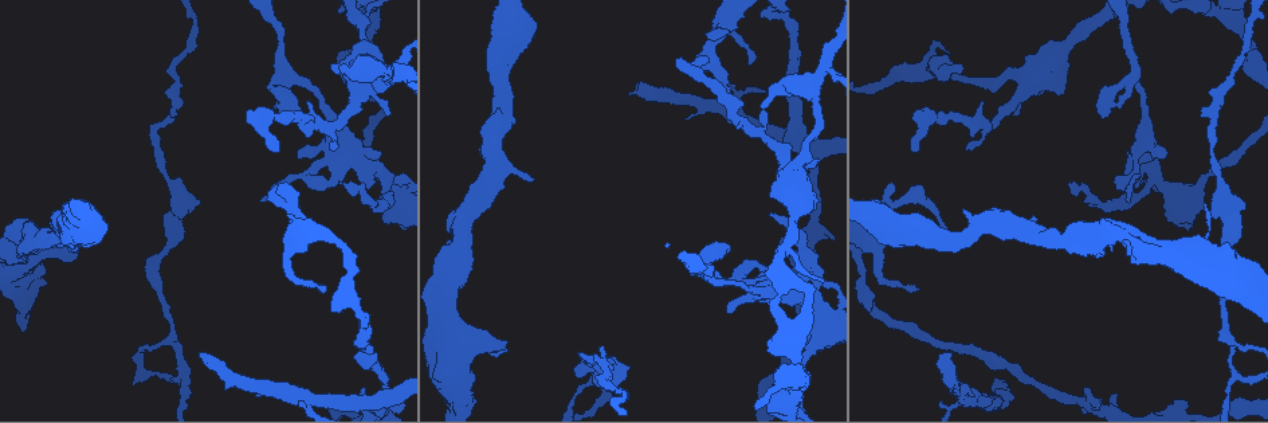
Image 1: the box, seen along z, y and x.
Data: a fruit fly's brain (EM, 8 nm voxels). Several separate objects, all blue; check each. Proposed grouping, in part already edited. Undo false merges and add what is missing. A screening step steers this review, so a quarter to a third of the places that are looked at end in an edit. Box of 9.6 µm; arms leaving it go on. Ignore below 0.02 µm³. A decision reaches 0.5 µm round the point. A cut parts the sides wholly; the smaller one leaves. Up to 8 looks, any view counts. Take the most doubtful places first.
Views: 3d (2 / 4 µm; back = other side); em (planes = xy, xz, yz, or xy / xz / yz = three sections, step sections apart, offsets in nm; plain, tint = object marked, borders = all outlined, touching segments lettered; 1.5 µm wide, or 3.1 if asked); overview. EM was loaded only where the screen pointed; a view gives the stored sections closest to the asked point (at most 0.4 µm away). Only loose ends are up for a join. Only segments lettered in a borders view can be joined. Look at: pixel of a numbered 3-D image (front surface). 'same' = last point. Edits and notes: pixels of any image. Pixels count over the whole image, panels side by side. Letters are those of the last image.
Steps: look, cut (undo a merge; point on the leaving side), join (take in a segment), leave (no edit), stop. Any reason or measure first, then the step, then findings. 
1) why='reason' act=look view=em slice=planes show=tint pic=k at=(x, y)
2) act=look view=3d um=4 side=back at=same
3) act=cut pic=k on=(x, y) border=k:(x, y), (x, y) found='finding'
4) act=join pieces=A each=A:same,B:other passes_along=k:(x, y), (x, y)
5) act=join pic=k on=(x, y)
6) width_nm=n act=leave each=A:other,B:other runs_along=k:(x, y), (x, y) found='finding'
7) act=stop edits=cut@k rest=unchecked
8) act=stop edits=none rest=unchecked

why='an open end' act=look view=em slice=yz step=4 show=borders pic=1 at=(950, 354)

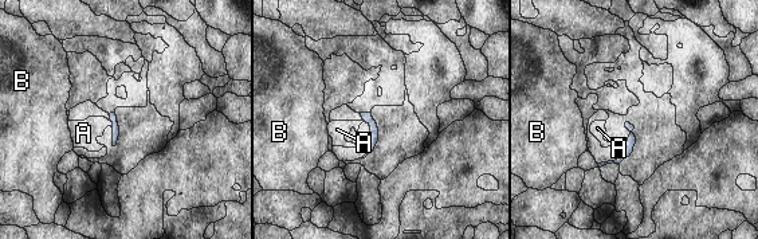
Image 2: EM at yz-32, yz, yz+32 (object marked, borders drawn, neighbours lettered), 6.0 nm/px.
longest_contact=A:50nm act=join pic=2 on=(83, 133) each=A:same,B:other found='the cell continues'

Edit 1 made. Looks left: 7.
why='free end' act=look view=3d um=2 side=back pic=1 at=(960, 72)

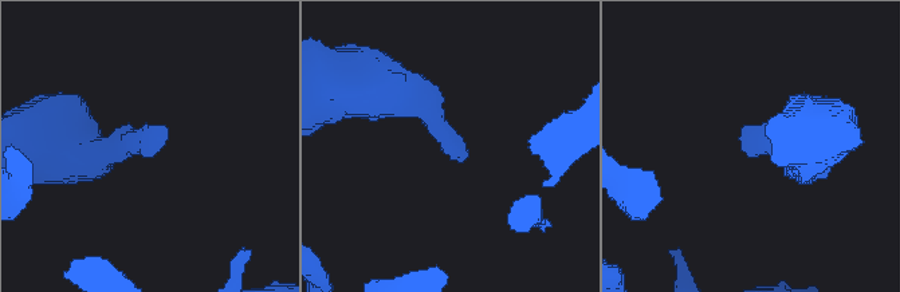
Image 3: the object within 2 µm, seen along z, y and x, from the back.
act=look view=em slice=planes show=borders pic=3 at=(459, 157)

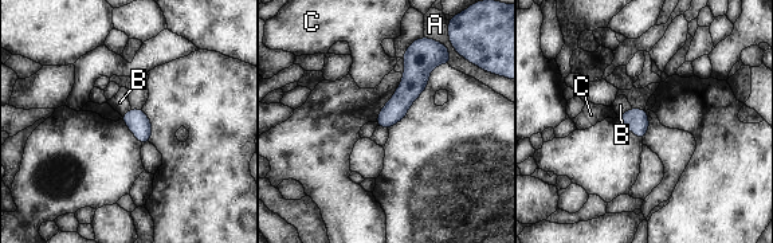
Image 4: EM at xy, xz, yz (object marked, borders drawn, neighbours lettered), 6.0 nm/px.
act=leave each=A:other,B:other,C:other runs_along=4:(415, 49), (415, 82), (383, 124) found='none of them fits'

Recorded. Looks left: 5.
why='three arms meet' act=look view=3d um=4 pic=1 at=(171, 341)

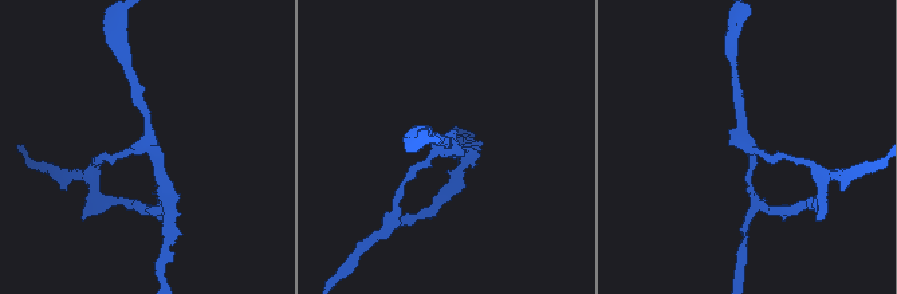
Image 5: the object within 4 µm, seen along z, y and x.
arms=3 act=look view=em slice=planes show=borders pic=5 at=(749, 147)

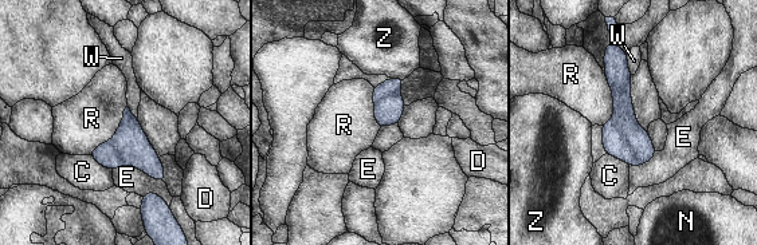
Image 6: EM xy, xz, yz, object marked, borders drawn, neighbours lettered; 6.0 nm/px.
longest_contact=R:320nm act=leave each=C:other,D:other,E:other,N:other,R:other,W:other,Z:other border=6:(113, 169), (132, 164), (164, 184) found='all the same cell'

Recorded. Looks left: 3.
act=stop edits=join@2 rest=unchecked

